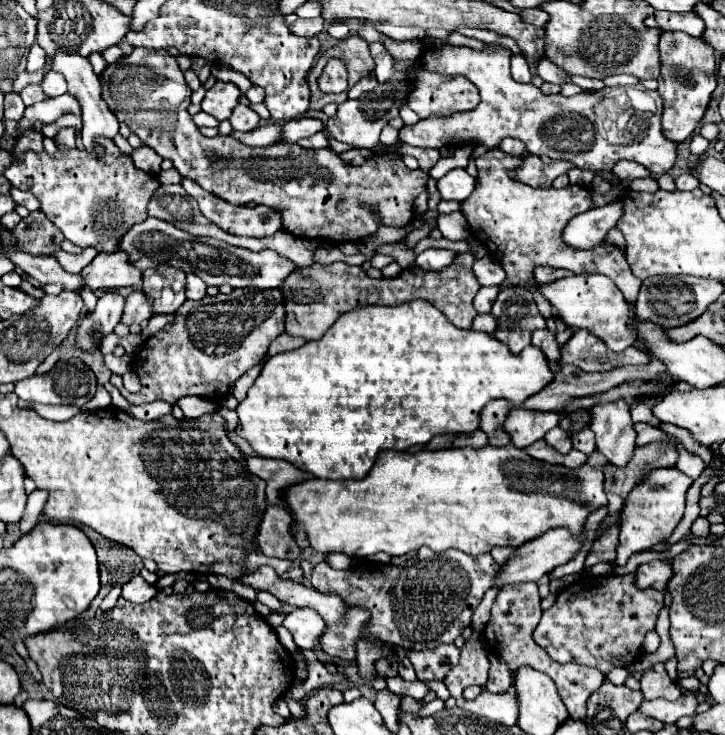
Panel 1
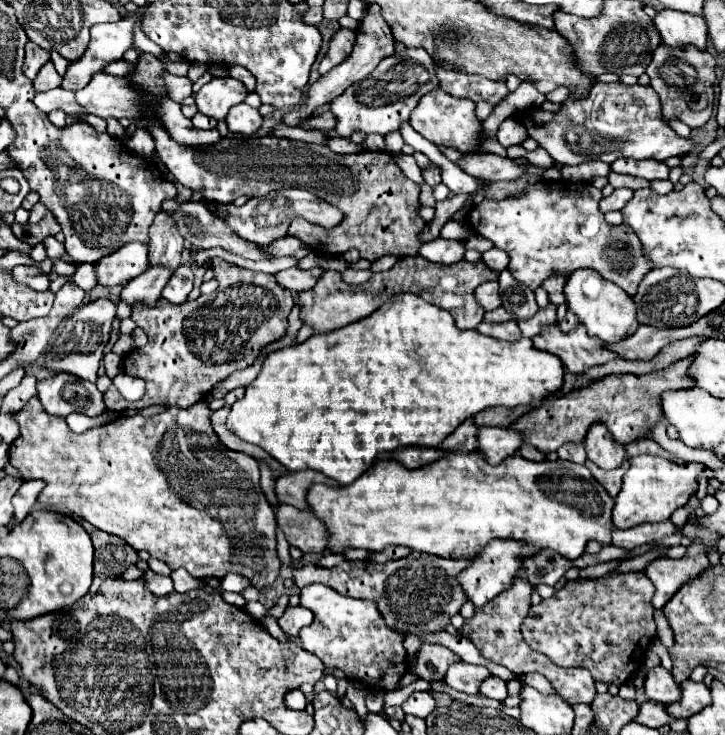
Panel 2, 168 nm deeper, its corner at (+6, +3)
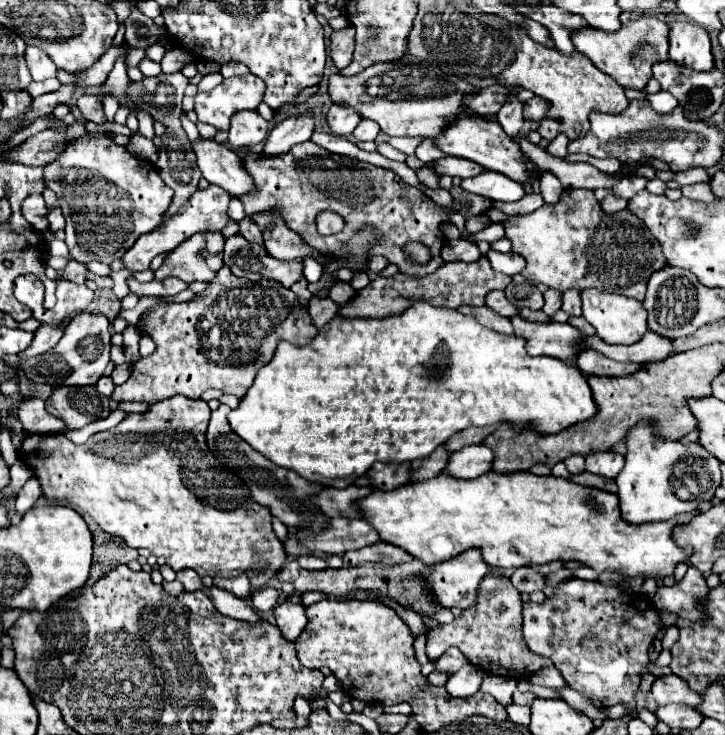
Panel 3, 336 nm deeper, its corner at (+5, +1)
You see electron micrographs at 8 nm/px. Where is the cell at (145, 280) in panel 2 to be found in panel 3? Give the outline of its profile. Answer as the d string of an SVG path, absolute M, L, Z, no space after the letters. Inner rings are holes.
M198 232L166 256L164 264L154 272L154 280L174 276L184 280L186 284L194 280L210 282L214 274L222 268L222 246L222 232Z

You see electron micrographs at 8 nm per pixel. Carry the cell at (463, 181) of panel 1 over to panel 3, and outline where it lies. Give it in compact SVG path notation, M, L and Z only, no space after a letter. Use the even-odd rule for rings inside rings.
M488 170L488 174L478 174L462 180L462 188L500 202L516 202L524 196L524 186L520 182L514 182L512 178L492 170Z

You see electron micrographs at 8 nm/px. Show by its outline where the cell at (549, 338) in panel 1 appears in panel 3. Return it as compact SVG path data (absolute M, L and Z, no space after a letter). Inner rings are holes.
M546 290L544 292L544 308L542 308L542 312L546 312L548 316L552 316L560 306L562 306L562 292L558 292L558 290Z

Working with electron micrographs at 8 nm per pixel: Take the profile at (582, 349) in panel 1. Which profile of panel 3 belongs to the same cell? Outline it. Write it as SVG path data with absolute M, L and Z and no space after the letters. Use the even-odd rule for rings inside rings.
M510 316L514 334L526 340L530 356L552 356L564 362L574 362L578 356L578 340L582 332L570 324L558 322L528 322L522 316Z

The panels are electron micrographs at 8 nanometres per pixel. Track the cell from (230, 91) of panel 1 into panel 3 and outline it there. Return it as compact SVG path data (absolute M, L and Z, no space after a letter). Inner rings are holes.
M254 74L224 78L210 92L198 92L194 96L198 120L214 126L216 130L228 130L230 118L240 110L256 110L262 102L266 84Z

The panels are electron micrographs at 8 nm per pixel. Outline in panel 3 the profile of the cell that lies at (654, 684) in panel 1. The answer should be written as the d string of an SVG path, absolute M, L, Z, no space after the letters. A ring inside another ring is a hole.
M670 674L670 676L660 676L654 684L652 684L652 698L656 700L658 706L666 706L666 704L688 704L688 706L698 706L702 704L702 696L694 690L690 690L690 686L686 686L686 682L682 682L682 678Z

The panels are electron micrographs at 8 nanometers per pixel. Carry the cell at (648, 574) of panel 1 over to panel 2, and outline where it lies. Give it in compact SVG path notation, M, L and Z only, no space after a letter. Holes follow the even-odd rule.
M691 544L689 552L681 560L669 560L669 558L653 560L645 568L645 574L657 588L653 596L653 606L661 610L667 604L667 600L685 582L697 578L707 566L709 566L709 560L707 560L707 554L701 552L701 544Z

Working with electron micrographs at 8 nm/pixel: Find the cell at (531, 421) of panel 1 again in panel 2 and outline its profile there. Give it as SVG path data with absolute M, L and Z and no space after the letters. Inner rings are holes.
M479 428L479 450L487 456L491 464L499 464L503 458L517 454L519 446L523 444L521 432L513 432L513 428Z

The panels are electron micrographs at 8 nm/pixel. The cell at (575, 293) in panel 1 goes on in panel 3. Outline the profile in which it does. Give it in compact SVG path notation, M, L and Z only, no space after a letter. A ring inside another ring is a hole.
M588 288L582 292L582 316L596 328L596 334L608 344L634 344L648 330L646 310L642 302L620 294L600 292L596 288Z

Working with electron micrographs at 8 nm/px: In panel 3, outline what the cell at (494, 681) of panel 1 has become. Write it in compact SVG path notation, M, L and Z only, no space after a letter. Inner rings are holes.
M486 674L482 690L492 694L502 706L510 706L512 704L512 694L516 690L516 680L502 678L502 676L496 676L496 674Z

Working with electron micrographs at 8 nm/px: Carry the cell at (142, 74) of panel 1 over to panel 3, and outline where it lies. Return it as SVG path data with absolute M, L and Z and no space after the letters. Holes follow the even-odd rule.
M312 140L294 146L288 154L260 158L256 154L248 154L244 158L244 168L250 170L256 182L256 190L252 194L242 196L242 204L246 216L264 214L264 212L280 212L286 226L298 232L312 248L324 254L340 254L346 250L346 242L358 232L362 226L374 226L378 230L378 244L372 248L374 256L386 256L392 264L398 266L400 274L420 278L438 270L444 260L440 256L440 248L444 244L444 236L440 226L450 222L450 212L460 212L460 202L470 204L466 208L466 218L478 216L492 208L490 198L482 198L478 194L470 194L460 186L452 186L450 194L454 198L452 206L438 206L428 200L416 186L406 184L392 170L378 168L348 156L332 154ZM324 210L332 210L346 220L346 228L334 236L320 236L316 230L316 216ZM406 242L422 242L432 250L432 260L422 266L414 264L404 254Z

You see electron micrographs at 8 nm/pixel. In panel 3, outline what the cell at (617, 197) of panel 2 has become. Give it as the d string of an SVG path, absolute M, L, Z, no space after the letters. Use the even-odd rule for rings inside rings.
M624 176L624 178L618 180L618 184L612 190L614 190L614 196L630 200L634 194L638 194L640 190L644 190L646 182L648 180L642 178L642 176Z

